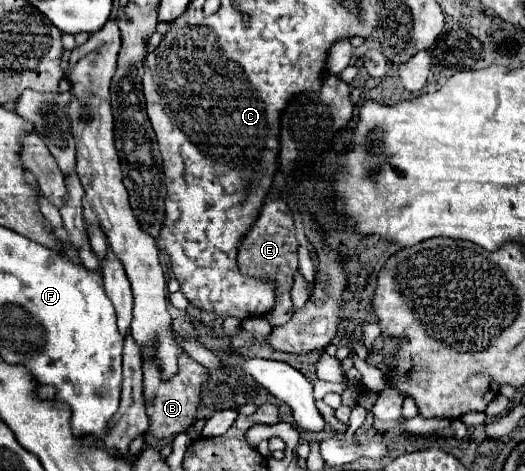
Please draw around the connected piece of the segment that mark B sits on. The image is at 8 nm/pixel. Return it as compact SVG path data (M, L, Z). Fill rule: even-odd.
M150 352L142 354L144 364L144 398L146 398L146 414L150 418L150 434L156 438L166 438L170 434L178 434L188 430L188 426L194 422L196 408L202 404L200 398L200 386L208 378L208 370L202 364L196 364L192 358L184 358L178 362L178 374L170 382L160 382L156 362L150 358Z

